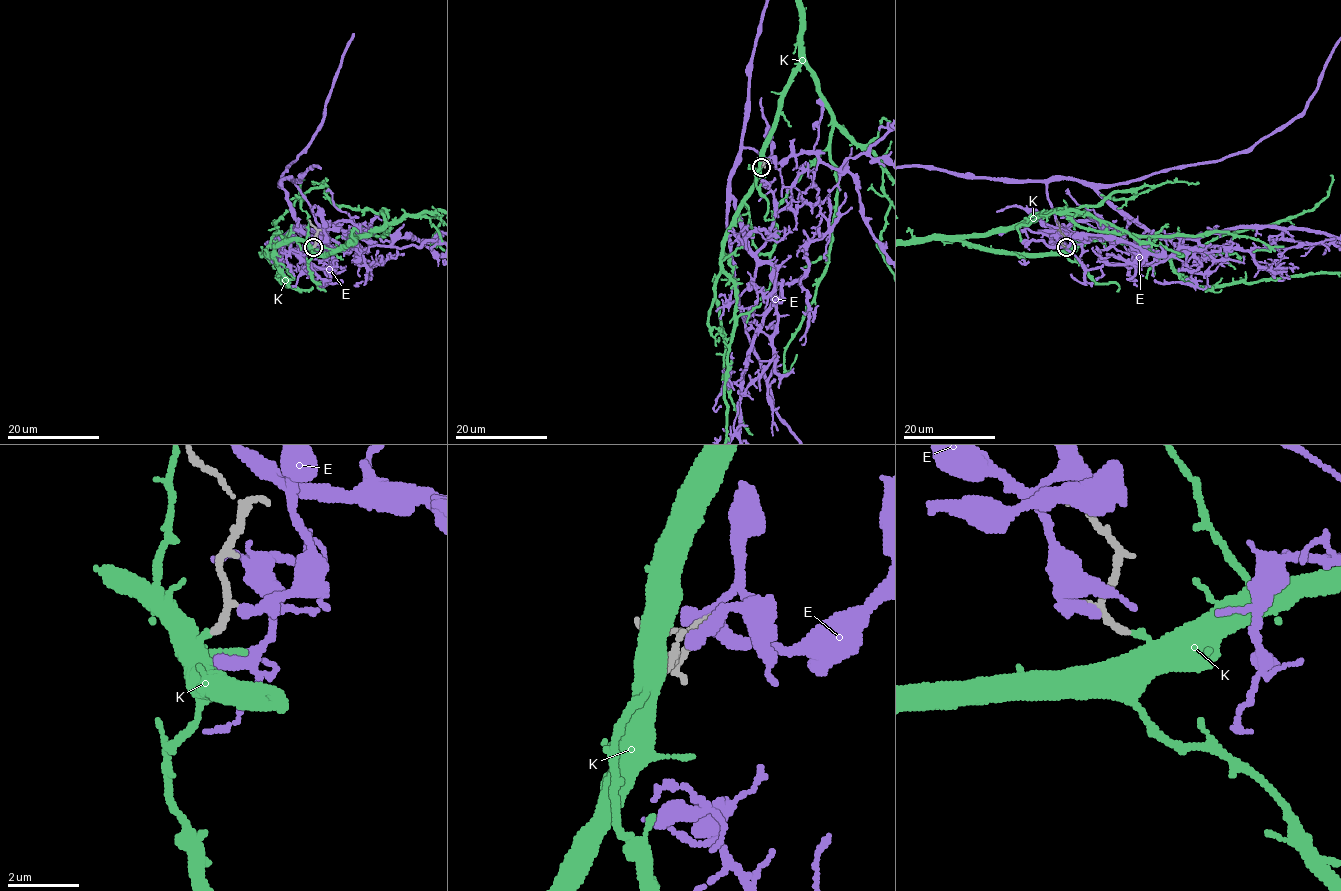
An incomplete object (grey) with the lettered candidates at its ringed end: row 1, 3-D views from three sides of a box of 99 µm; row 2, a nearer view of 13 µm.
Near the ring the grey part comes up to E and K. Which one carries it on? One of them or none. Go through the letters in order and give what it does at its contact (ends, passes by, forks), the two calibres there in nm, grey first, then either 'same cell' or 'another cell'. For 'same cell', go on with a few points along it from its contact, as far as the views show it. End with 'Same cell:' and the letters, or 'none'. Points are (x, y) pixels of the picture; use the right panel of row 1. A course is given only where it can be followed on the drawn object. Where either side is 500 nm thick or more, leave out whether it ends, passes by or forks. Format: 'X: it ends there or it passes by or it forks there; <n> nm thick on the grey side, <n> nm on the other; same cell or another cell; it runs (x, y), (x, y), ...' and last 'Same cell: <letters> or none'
E: it ends there; 160 nm thick on the grey side, 360 nm on the other; another cell
K: it ends there; 200 nm thick on the grey side, 220 nm on the other; same cell
Same cell: K

